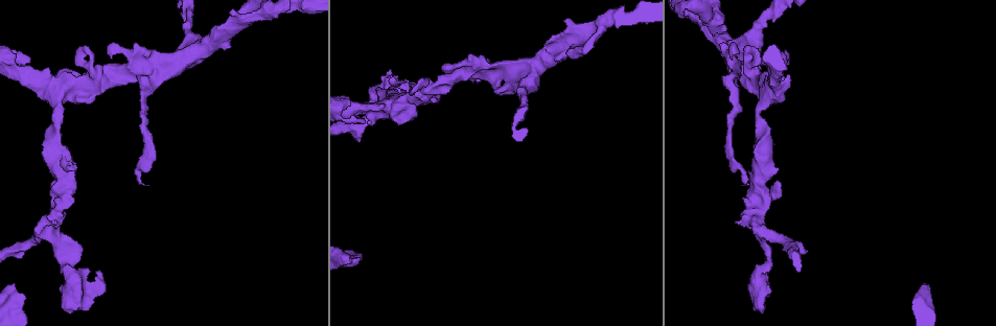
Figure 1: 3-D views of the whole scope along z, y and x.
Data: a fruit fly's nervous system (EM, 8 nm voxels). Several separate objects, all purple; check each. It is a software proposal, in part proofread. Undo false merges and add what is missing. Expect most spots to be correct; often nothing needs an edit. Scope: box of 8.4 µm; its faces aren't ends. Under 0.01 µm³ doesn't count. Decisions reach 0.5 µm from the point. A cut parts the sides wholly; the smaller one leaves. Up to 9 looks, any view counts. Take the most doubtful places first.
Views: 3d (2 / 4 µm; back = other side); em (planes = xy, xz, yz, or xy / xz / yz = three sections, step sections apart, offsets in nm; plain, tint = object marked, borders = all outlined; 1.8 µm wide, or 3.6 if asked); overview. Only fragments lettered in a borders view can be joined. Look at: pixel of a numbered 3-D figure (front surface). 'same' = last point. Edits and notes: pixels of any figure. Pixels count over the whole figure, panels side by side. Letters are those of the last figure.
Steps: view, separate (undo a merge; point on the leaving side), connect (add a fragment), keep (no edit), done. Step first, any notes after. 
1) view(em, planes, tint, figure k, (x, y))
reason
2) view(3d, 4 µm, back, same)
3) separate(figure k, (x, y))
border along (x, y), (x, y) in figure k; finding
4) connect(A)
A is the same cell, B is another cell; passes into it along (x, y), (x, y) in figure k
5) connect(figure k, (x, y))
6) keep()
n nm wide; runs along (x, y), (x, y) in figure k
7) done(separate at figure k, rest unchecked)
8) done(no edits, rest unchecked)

view(em, yz, step 4, tint, figure 1, (149, 75))
four-way junction

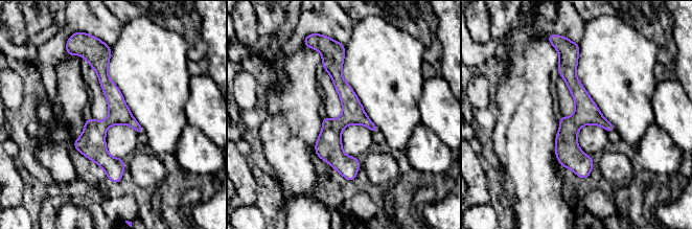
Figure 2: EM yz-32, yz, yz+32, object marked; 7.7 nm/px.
view(em, planes, borders, same)

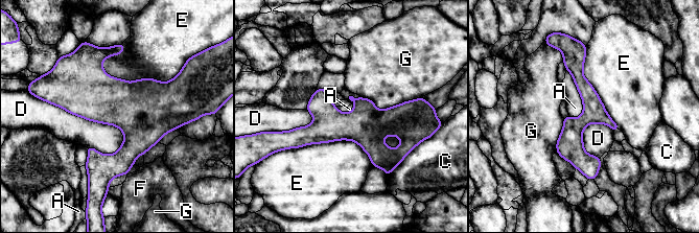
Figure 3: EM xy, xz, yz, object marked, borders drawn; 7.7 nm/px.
keep()
A, C, D, E, F and G are other cells; border along (566, 69), (582, 100), (579, 118) in figure 3; continuous, no second neuron

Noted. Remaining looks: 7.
view(em, planes, plain, figure 1, (925, 283))
an open end

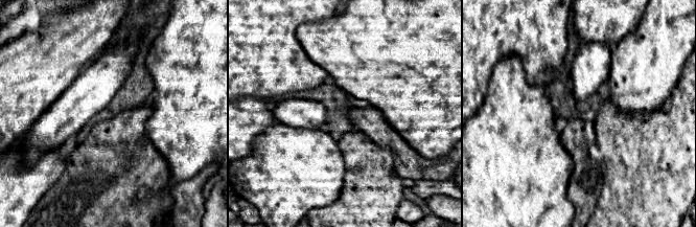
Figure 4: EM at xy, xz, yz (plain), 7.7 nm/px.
view(em, planes, borders, same)

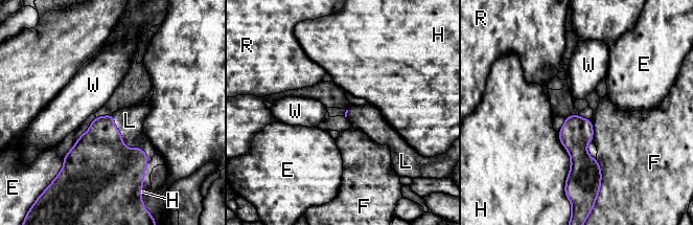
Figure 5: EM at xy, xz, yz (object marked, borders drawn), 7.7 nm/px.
connect(L)
L is the same cell, E, F, H, R and W are other cells; the neuron continues

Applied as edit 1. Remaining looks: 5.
view(overview)
redraw

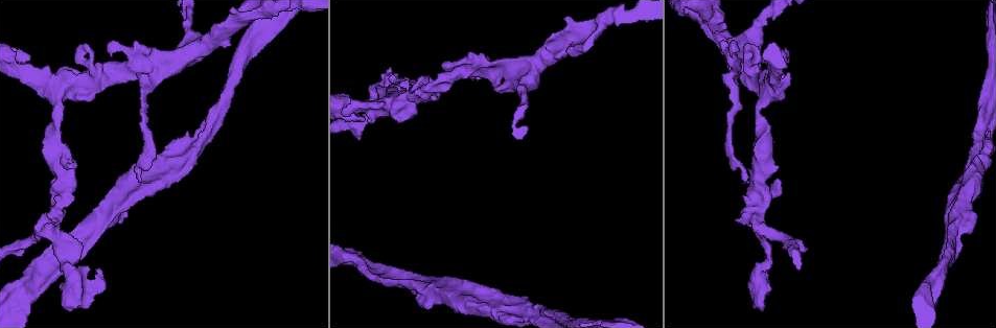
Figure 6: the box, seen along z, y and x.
view(3d, 4 µm, figure 6, (770, 88))
sharp bend

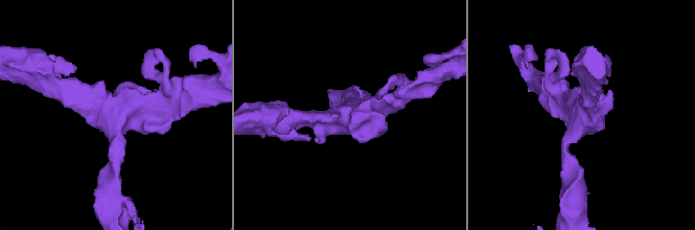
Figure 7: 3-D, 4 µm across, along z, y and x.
view(em, planes, plain, figure 7, (583, 114))
need the tissue

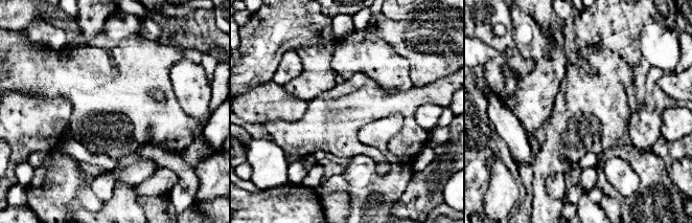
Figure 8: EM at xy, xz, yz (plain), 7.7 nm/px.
view(em, planes, borders, same)

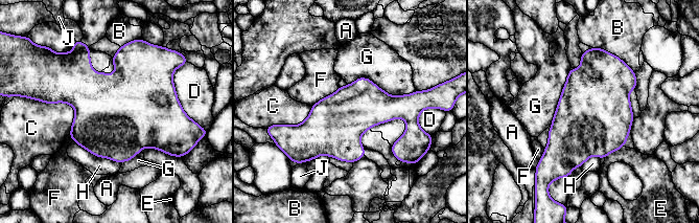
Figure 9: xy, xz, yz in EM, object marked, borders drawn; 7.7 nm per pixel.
keep()
440 nm wide; A, B, C, D, E, F, G, H and J are other cells; one neuron here

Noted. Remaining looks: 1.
done(connect at figure 5, rest unchecked)

